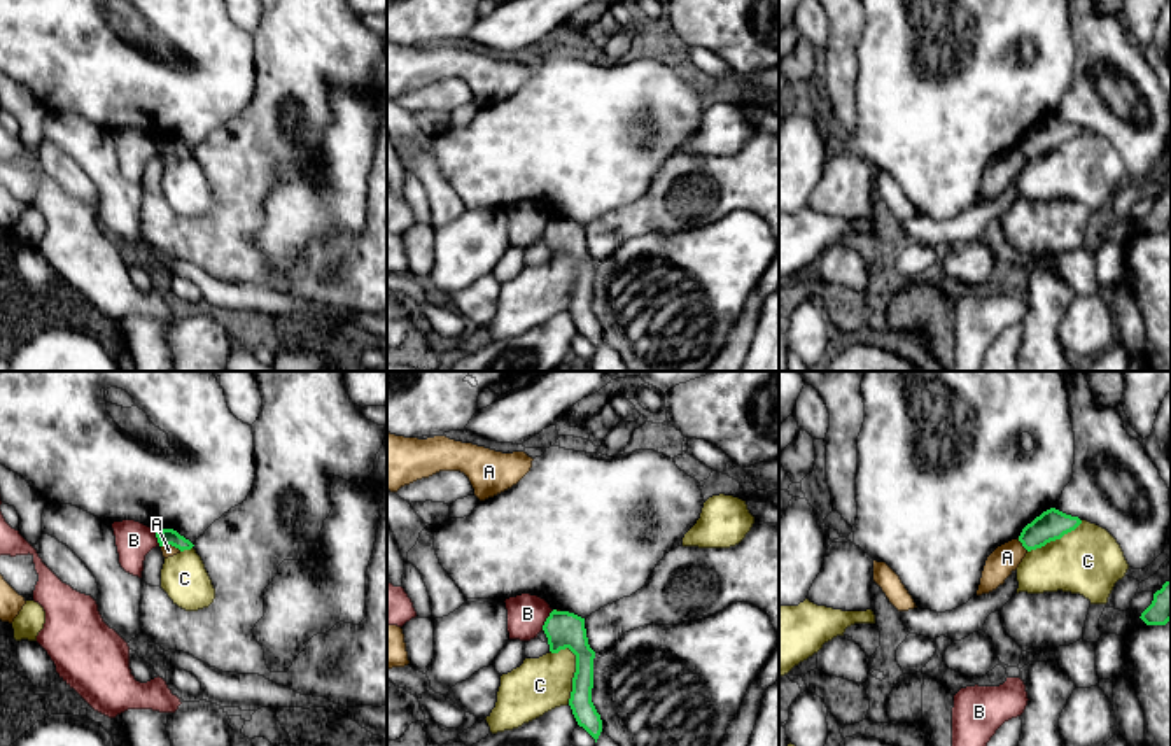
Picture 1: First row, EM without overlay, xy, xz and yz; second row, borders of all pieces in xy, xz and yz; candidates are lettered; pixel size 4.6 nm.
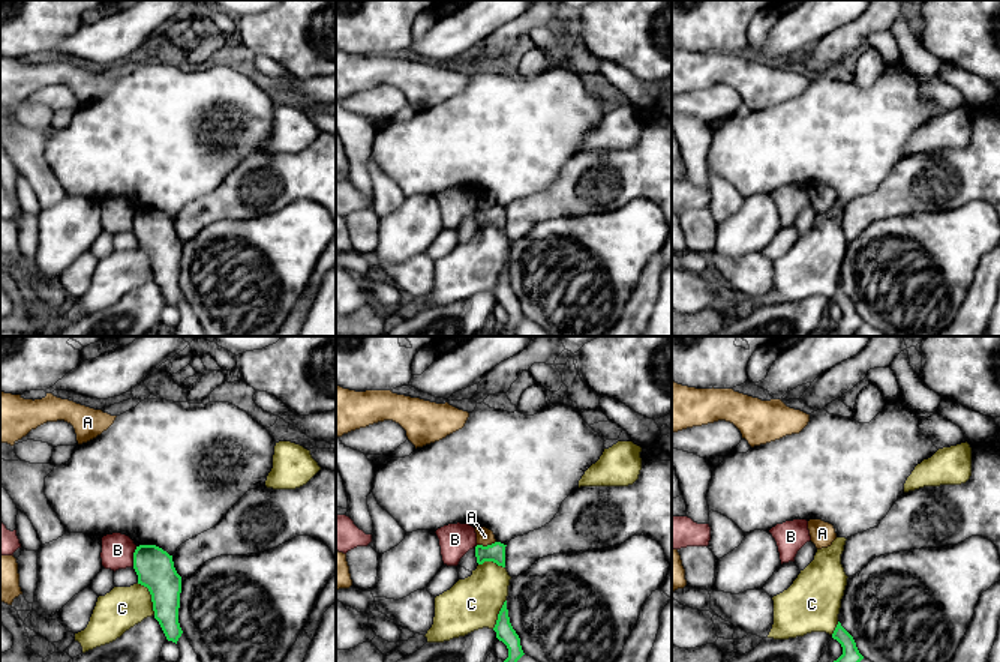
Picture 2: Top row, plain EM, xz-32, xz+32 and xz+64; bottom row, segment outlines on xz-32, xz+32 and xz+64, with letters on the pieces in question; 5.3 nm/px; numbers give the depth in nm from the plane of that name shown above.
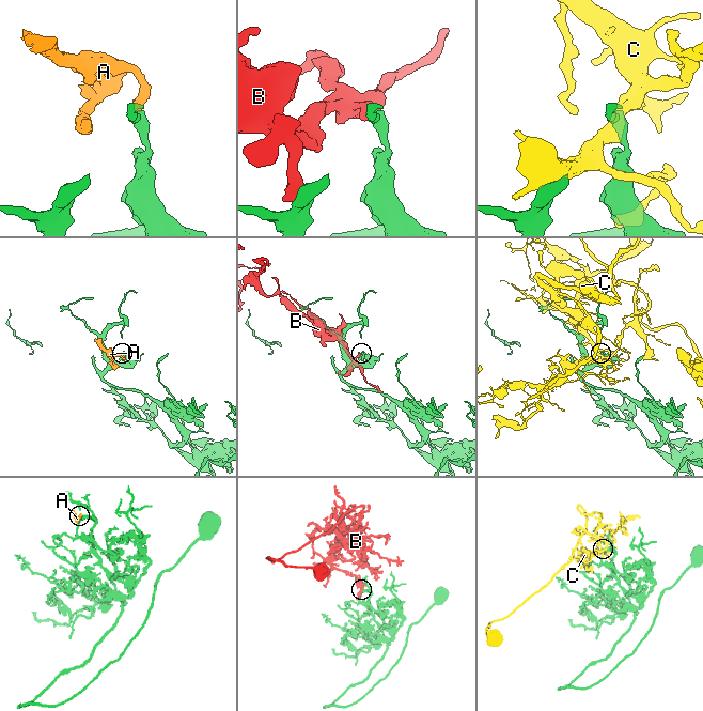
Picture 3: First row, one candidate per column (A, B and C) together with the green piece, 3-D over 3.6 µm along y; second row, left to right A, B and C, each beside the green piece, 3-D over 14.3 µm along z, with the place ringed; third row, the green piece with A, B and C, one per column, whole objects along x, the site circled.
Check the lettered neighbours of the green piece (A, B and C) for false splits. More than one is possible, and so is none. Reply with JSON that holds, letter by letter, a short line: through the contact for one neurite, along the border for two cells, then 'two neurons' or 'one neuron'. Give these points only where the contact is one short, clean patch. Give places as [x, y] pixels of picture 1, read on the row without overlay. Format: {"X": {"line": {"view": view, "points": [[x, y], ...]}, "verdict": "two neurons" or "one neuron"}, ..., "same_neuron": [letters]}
{"A": {"line": {"view": "yz", "points": [[1017, 146], [1028, 158]]}, "verdict": "two neurons"}, "B": {"verdict": "two neurons"}, "C": {"verdict": "two neurons"}, "same_neuron": []}

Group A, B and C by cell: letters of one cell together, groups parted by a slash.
A / B / C

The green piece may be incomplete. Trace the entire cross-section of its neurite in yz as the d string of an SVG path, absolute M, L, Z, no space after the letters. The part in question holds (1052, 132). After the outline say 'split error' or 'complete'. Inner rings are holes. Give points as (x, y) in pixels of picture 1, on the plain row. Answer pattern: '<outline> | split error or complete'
M1050 116L1022 137L1019 149L1027 159L1031 159L1045 154L1050 149L1061 147L1064 142L1075 138L1080 131L1082 128L1078 124L1071 124Z | complete

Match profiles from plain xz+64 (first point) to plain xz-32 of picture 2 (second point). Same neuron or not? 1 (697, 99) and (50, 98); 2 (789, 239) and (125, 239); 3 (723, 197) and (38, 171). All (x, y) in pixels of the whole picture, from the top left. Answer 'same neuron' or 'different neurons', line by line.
1: same neuron
2: different neurons
3: same neuron

